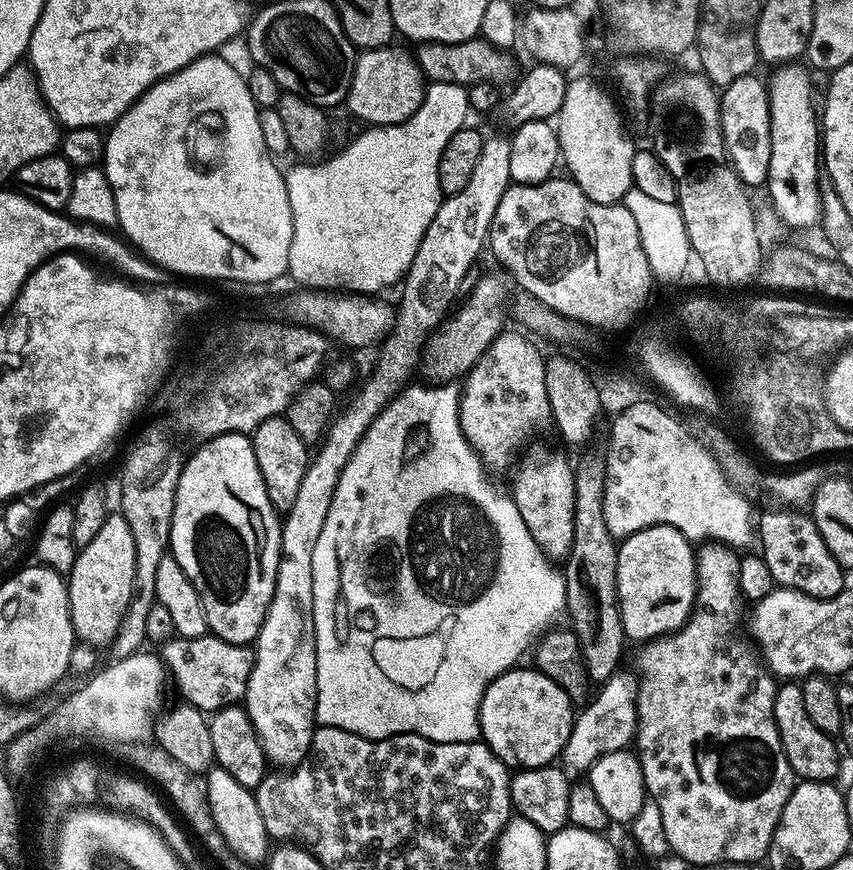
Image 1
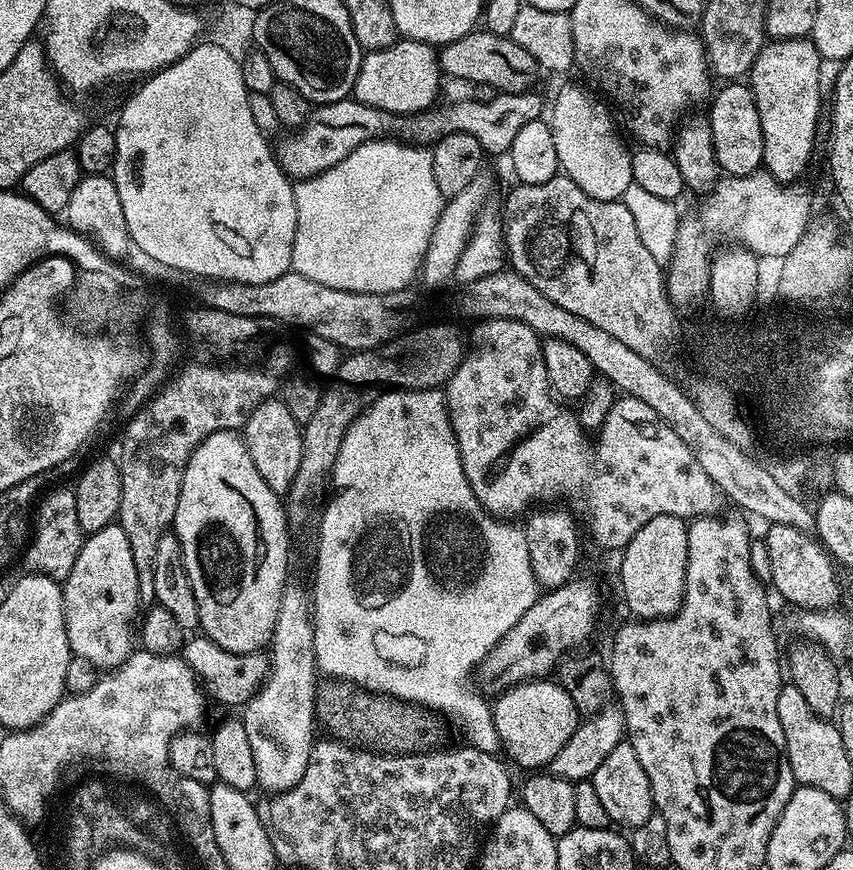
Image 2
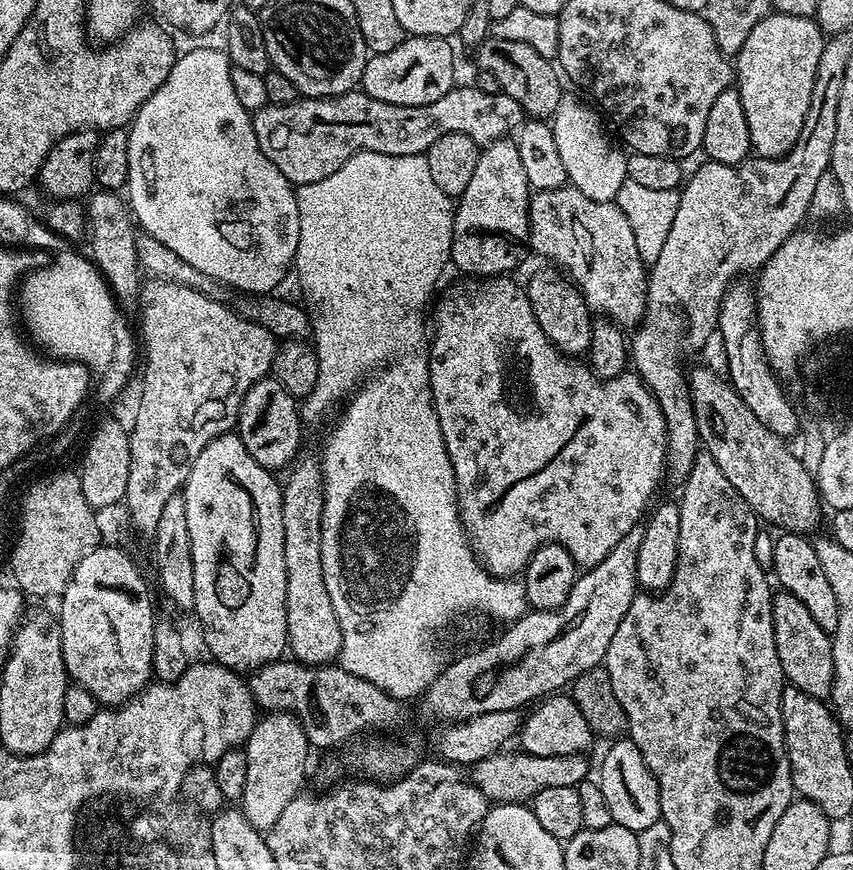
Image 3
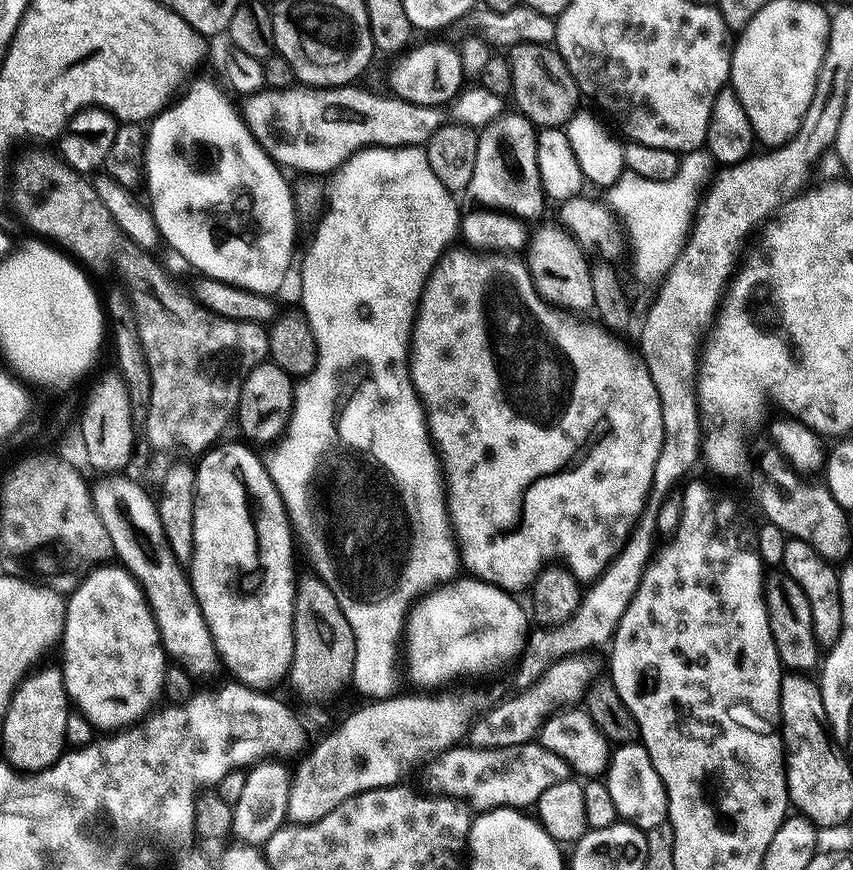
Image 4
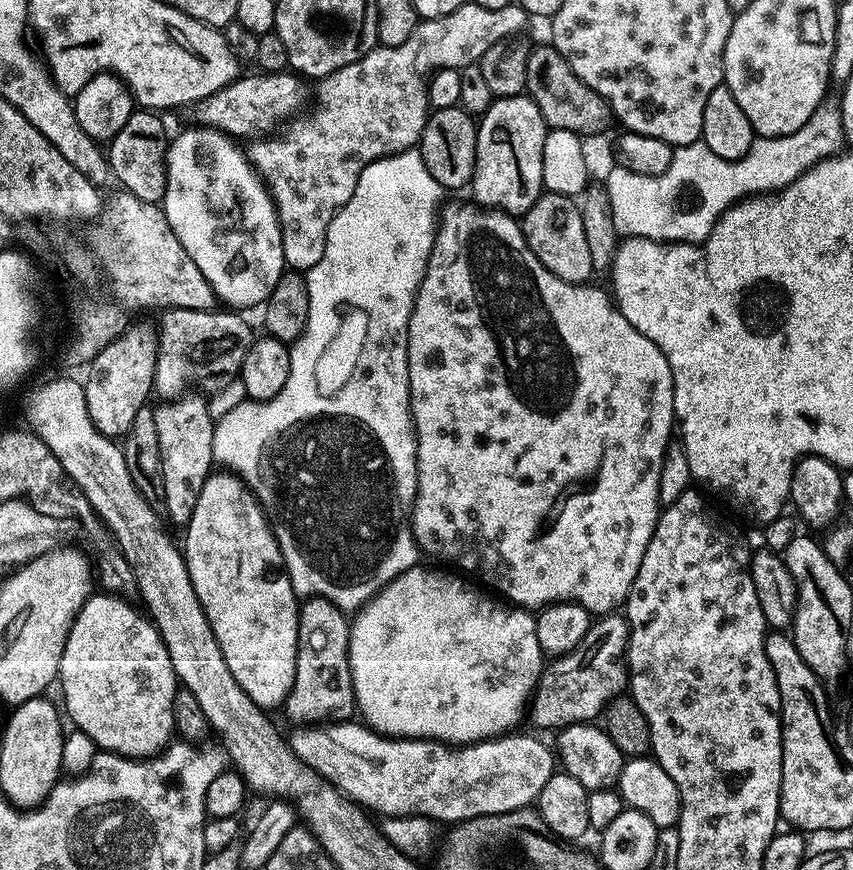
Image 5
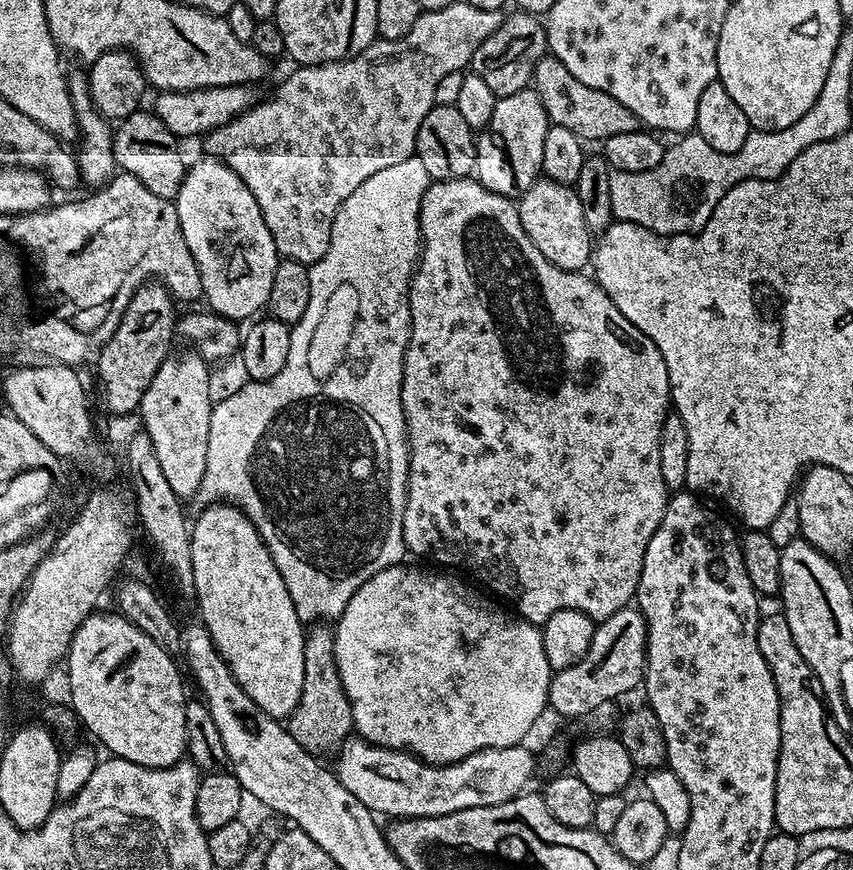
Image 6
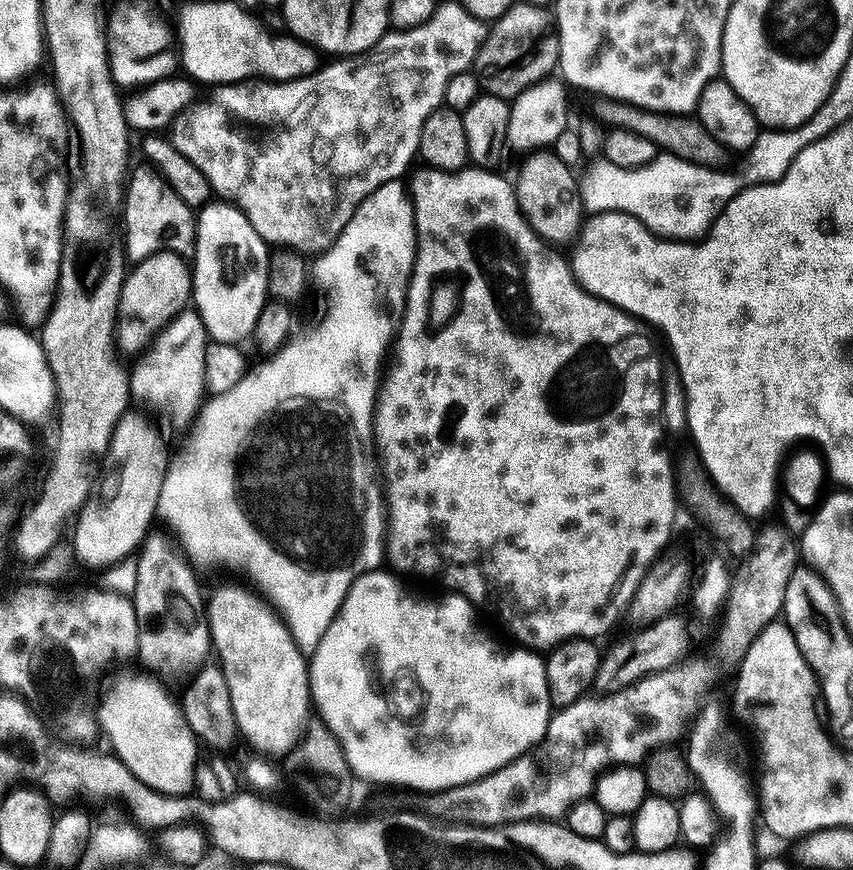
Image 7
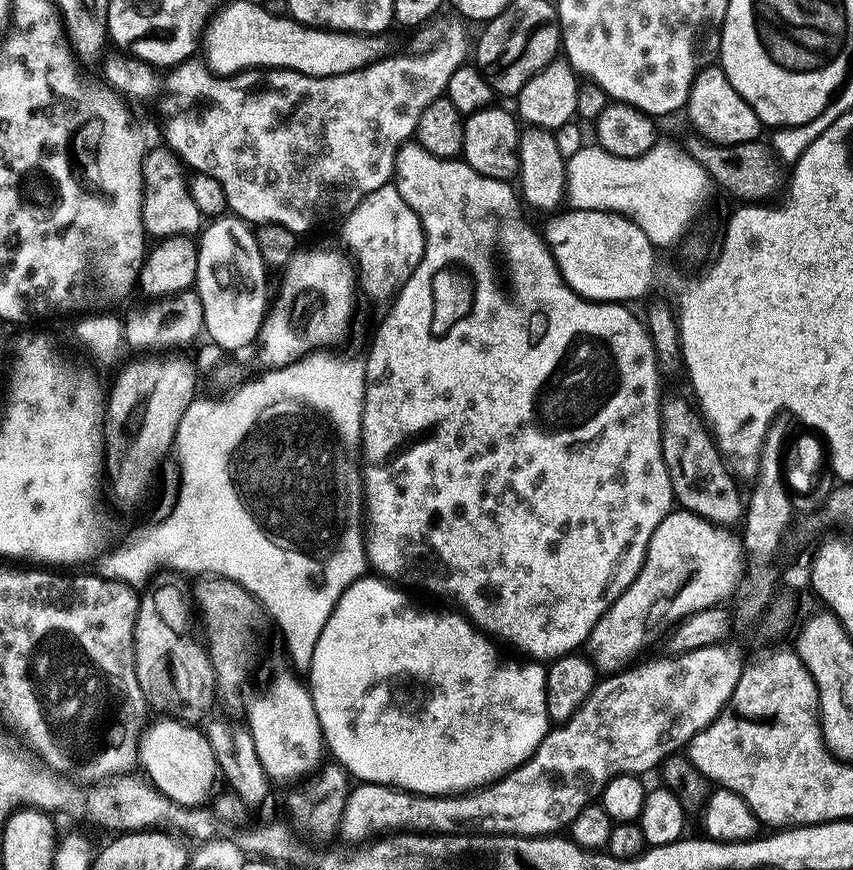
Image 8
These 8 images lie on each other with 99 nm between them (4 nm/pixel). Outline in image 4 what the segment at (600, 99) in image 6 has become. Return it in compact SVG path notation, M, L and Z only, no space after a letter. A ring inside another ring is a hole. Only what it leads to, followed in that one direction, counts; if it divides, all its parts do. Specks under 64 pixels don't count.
M515 44L513 48L507 49L506 59L512 76L510 96L511 99L516 99L515 107L520 115L532 121L537 129L564 128L581 107L582 93L580 87L576 85L575 78L570 74L566 62L555 47L546 44Z

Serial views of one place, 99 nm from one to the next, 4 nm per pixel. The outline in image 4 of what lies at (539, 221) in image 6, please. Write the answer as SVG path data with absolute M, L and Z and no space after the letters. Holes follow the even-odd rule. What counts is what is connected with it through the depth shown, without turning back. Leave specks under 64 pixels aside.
M559 223L543 224L539 225L541 228L537 232L535 229L529 235L526 245L526 263L534 286L544 300L562 310L591 309L594 304L594 291L591 285L592 265L580 249L583 248L581 241Z

